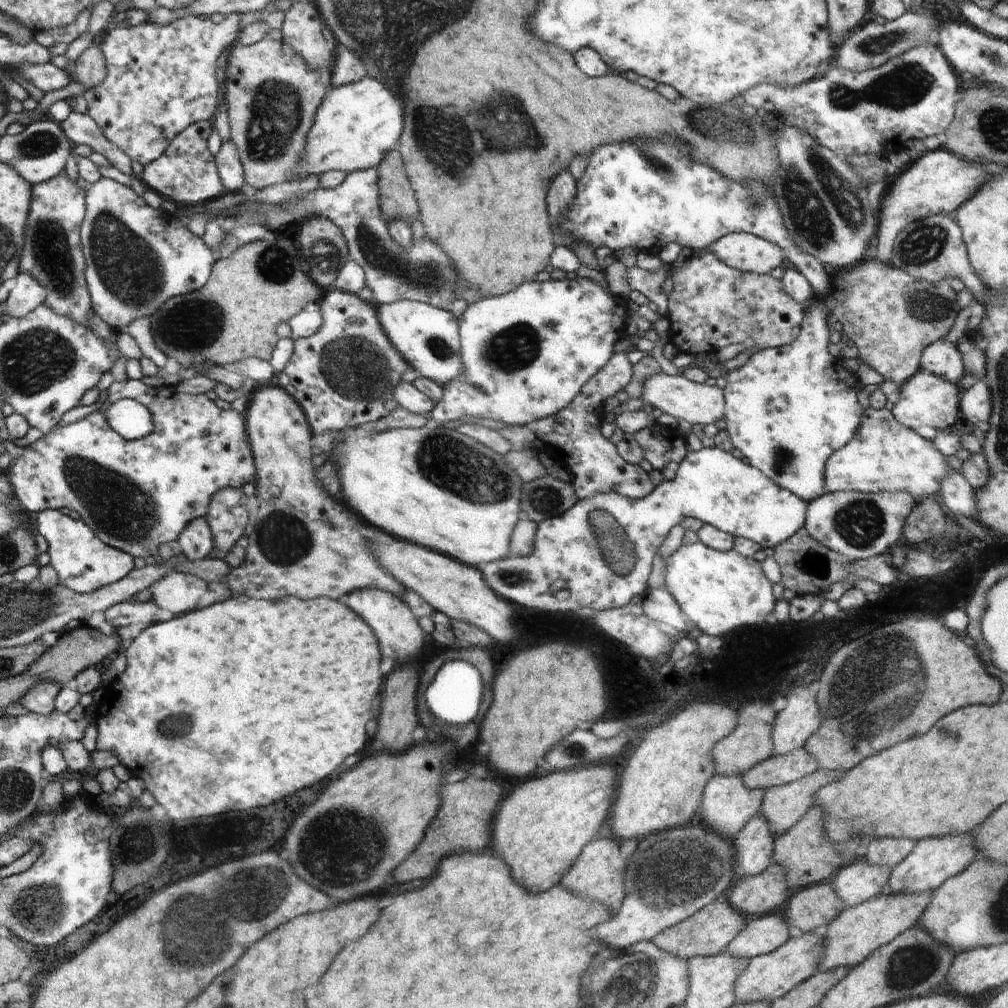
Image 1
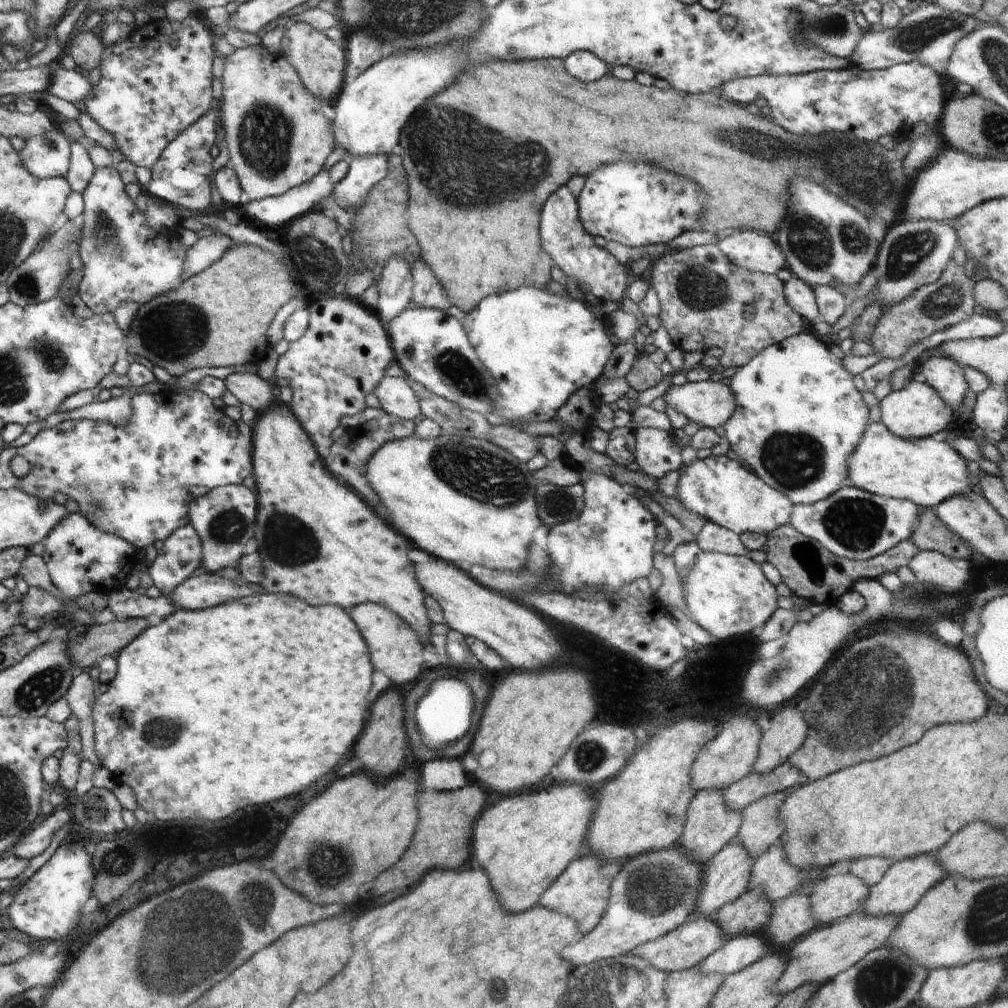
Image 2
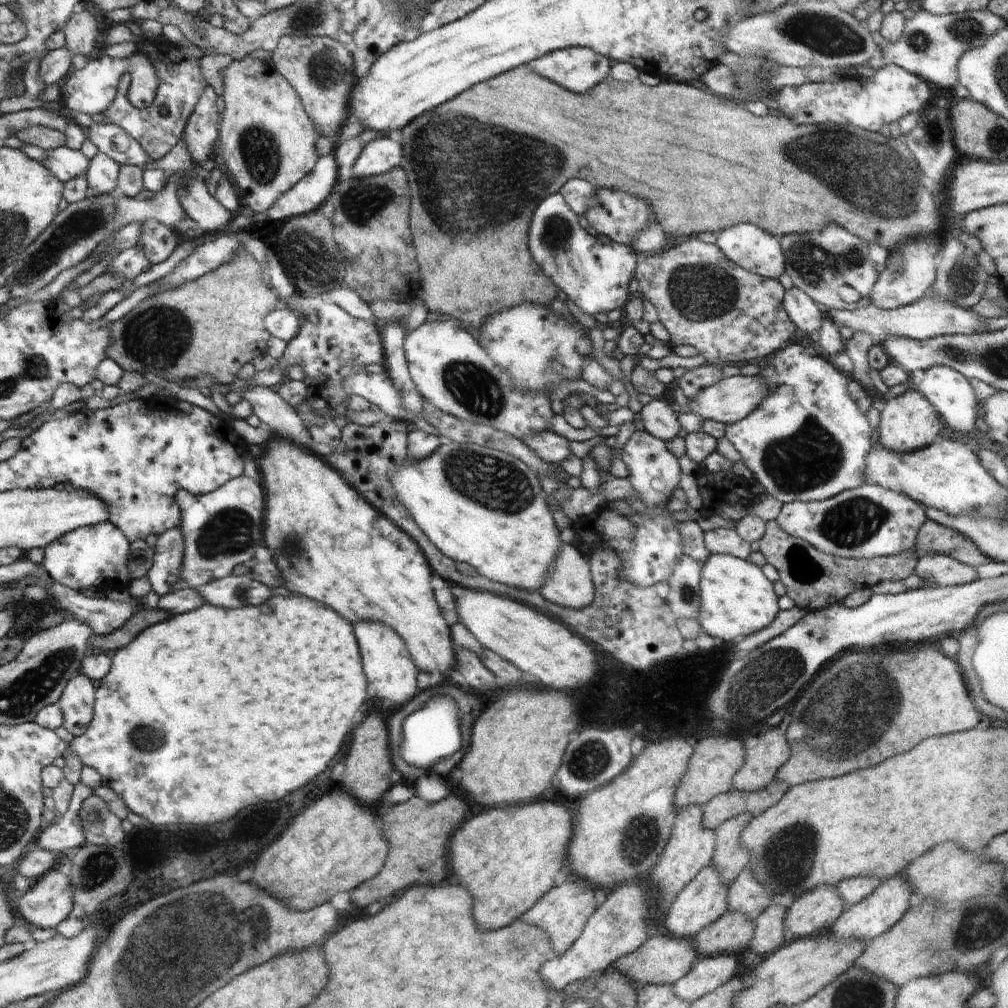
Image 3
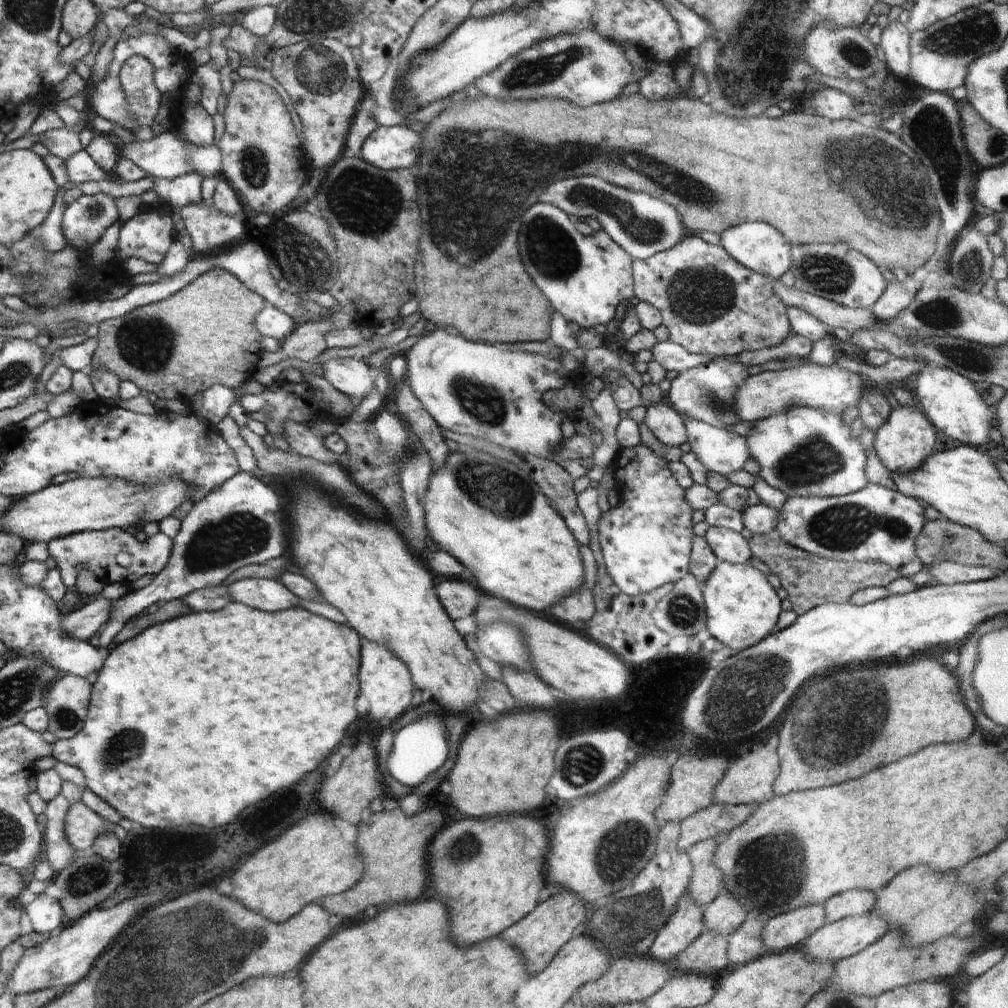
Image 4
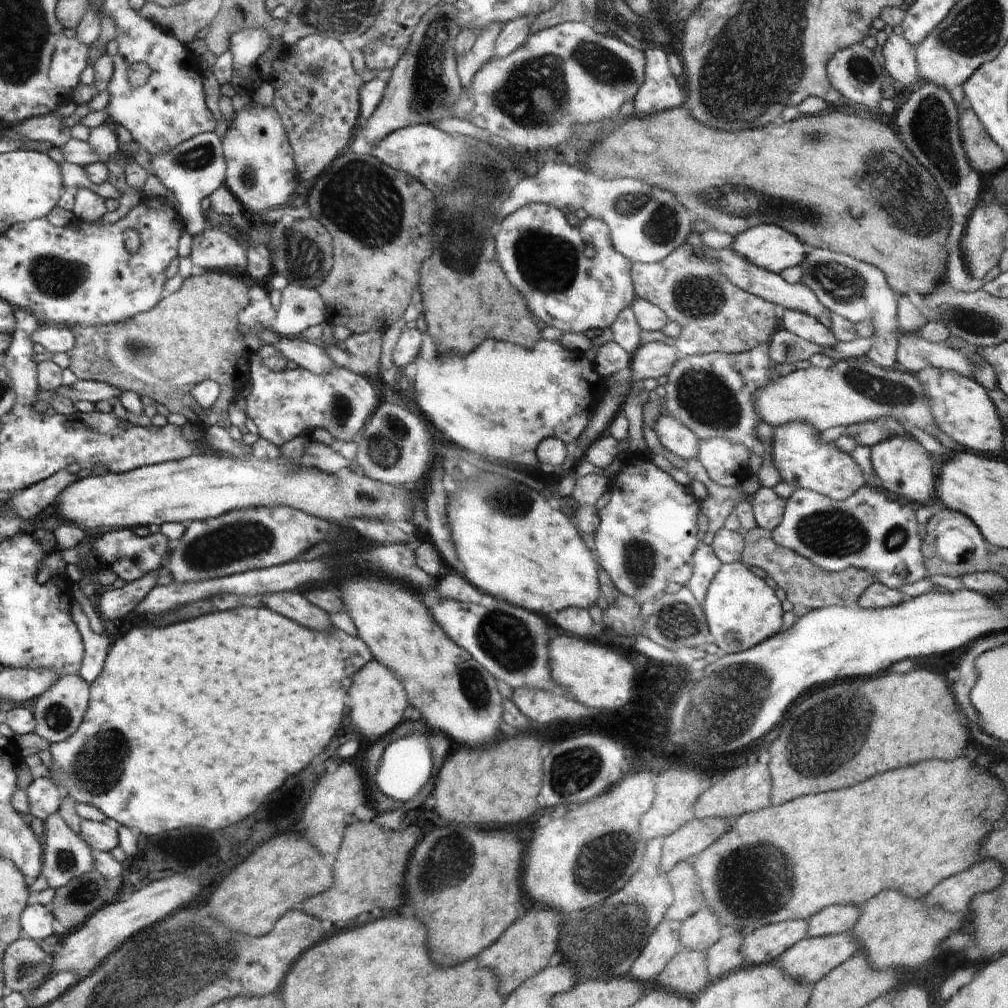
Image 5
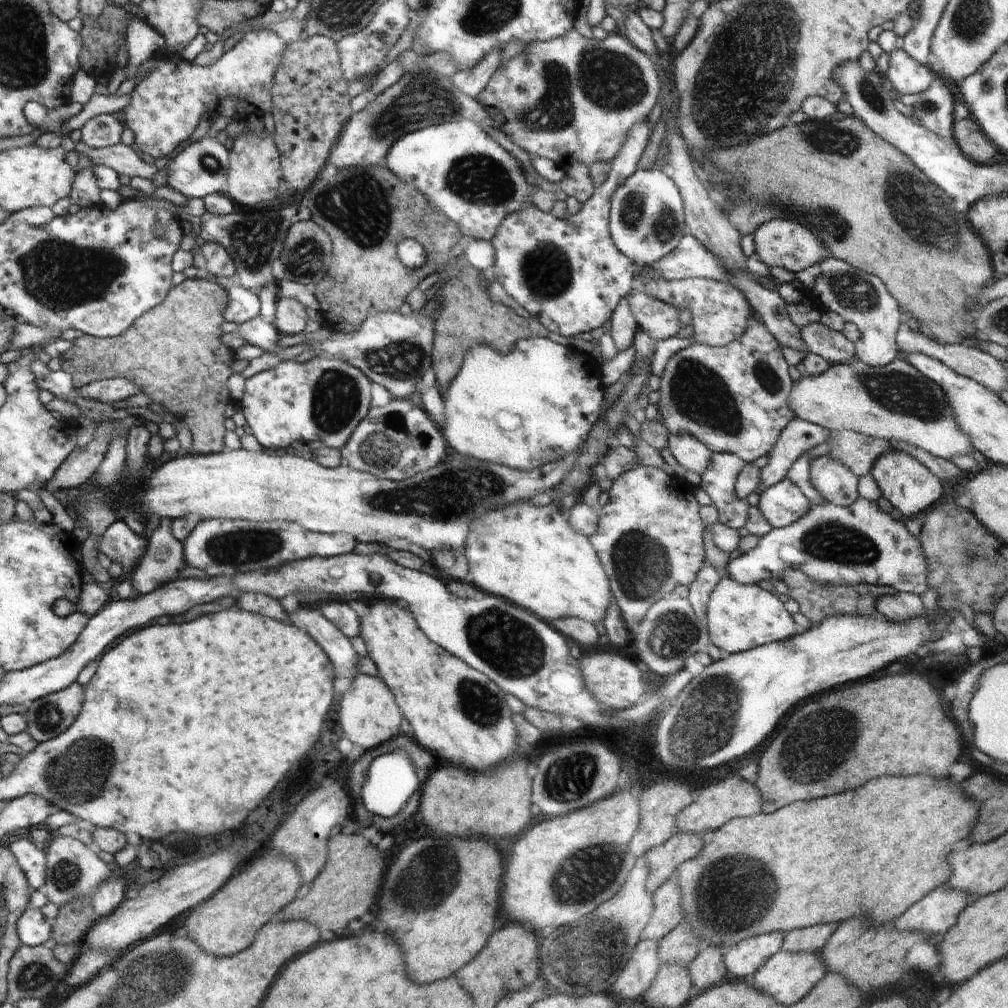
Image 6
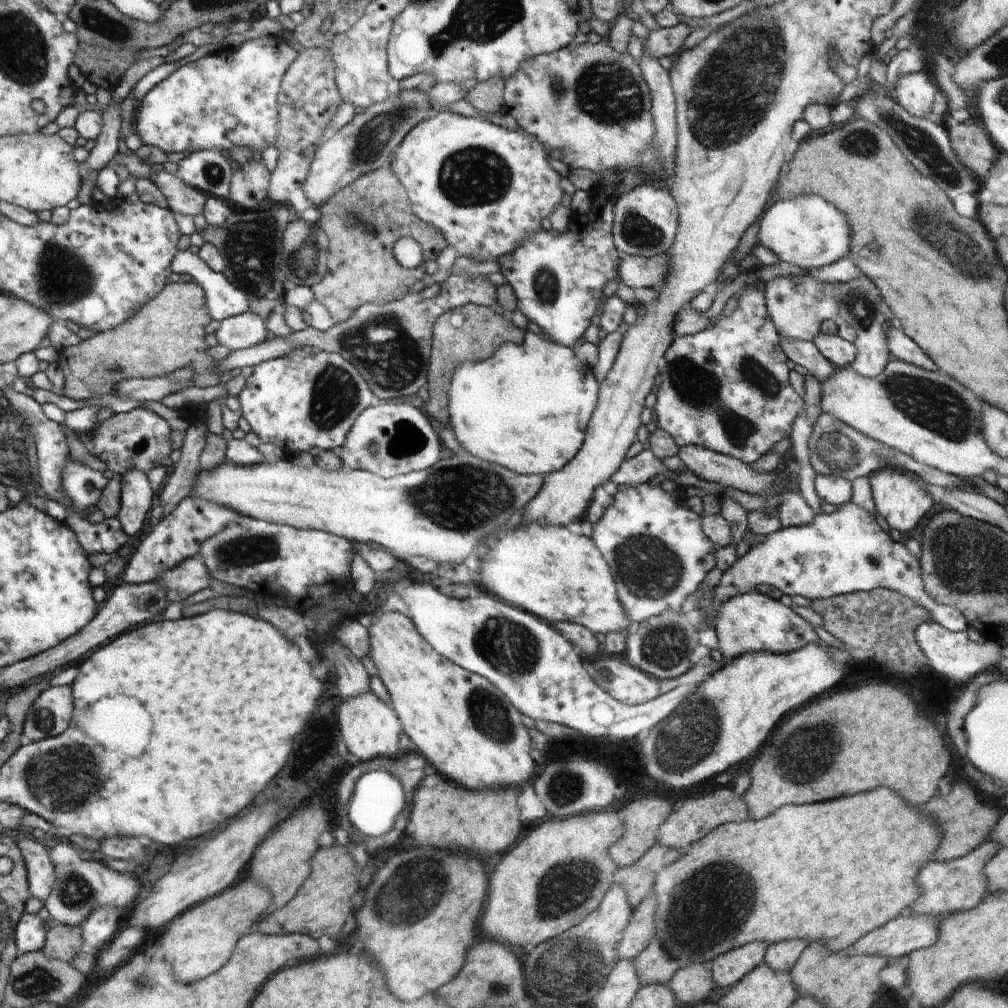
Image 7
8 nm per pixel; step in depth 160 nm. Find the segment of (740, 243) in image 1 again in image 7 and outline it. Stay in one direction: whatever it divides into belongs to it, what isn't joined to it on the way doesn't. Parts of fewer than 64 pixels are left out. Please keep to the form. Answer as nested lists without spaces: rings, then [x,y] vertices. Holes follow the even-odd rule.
[[[800,195],[782,202],[771,202],[759,220],[758,244],[772,250],[782,262],[796,264],[804,270],[832,264],[849,254],[850,229],[844,214],[817,195]]]

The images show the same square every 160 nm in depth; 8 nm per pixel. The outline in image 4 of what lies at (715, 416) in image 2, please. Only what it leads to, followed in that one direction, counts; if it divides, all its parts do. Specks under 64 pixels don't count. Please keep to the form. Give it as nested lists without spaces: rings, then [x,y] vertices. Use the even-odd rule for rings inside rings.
[[[806,364],[802,367],[761,371],[748,375],[733,394],[733,411],[744,422],[755,423],[763,418],[781,413],[788,407],[800,406],[838,411],[840,414],[848,407],[857,404],[863,391],[863,378],[860,374],[822,365]]]

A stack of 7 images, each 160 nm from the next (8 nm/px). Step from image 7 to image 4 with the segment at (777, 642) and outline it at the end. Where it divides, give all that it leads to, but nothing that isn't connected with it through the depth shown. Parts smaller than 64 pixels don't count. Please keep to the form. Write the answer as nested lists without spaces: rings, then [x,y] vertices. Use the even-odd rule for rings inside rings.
[[[719,561],[716,568],[705,580],[701,591],[707,612],[707,628],[705,634],[720,640],[726,647],[733,648],[734,653],[760,642],[765,636],[773,632],[782,611],[781,600],[776,589],[770,585],[767,576],[760,570],[748,564],[729,563]]]

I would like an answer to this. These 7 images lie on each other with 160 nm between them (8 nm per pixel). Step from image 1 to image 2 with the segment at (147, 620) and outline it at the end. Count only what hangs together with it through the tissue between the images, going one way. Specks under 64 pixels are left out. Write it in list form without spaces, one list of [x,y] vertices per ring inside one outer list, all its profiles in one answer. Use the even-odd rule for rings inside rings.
[[[125,586],[113,587],[107,591],[110,610],[120,621],[146,618],[150,614],[157,614],[160,618],[165,619],[176,610],[169,596],[151,598]]]

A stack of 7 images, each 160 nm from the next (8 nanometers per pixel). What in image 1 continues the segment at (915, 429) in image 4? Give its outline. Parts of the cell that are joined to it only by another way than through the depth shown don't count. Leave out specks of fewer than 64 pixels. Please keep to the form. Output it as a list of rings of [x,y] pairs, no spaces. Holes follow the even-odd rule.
[[[919,370],[900,386],[894,400],[894,407],[890,411],[900,424],[909,429],[920,426],[935,428],[937,430],[947,429],[959,418],[959,402],[961,394],[960,384],[950,382],[941,376]]]

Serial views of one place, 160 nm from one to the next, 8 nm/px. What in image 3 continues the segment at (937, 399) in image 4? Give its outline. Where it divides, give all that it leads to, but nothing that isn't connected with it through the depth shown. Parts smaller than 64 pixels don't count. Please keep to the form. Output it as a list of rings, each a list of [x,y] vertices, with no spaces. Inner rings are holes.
[[[936,365],[918,374],[915,387],[933,406],[935,416],[944,422],[944,425],[964,434],[976,429],[974,422],[980,414],[977,412],[975,392],[963,374],[953,368]]]

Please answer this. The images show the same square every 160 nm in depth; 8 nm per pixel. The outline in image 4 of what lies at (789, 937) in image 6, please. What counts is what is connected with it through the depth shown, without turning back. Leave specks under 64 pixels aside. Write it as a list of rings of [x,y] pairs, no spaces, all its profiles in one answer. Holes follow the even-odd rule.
[[[848,890],[831,896],[825,902],[825,924],[871,911],[875,908],[877,896],[870,890]]]

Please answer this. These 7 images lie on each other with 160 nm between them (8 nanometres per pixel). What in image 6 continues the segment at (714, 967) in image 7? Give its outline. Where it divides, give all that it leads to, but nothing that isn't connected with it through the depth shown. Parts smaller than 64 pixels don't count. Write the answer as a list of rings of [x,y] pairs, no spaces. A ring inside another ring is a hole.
[[[772,931],[753,936],[724,952],[723,961],[729,972],[728,979],[748,981],[767,960],[781,950],[785,932]]]

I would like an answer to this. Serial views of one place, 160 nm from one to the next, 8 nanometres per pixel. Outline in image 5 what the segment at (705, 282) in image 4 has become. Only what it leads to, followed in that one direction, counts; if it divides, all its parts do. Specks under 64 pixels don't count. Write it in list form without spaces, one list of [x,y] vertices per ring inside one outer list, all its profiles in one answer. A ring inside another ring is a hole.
[[[686,243],[661,261],[633,262],[630,270],[636,298],[655,304],[664,311],[669,321],[680,324],[675,345],[682,356],[741,353],[766,345],[781,328],[781,309],[777,304],[730,282],[714,263],[703,259]]]

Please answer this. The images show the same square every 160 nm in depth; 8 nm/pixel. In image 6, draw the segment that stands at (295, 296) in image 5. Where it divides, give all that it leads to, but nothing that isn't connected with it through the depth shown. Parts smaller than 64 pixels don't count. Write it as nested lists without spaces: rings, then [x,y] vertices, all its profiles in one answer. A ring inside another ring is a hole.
[[[280,296],[271,325],[282,336],[300,334],[305,330],[311,315],[312,313],[298,300]]]

